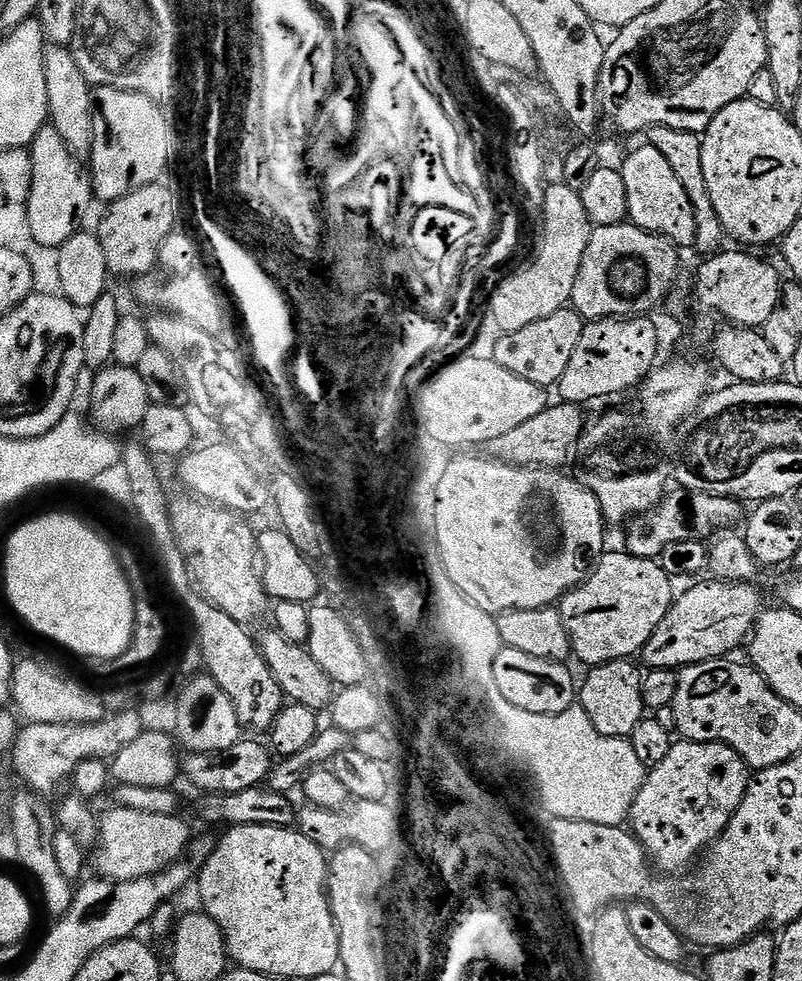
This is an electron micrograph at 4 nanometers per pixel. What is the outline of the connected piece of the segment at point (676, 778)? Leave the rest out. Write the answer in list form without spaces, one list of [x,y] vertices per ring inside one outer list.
[[[673,743],[670,754],[666,754],[658,767],[651,769],[644,777],[642,790],[638,790],[636,801],[632,804],[631,831],[648,853],[648,859],[653,865],[661,873],[672,874],[668,872],[676,872],[679,868],[686,867],[696,855],[699,857],[705,849],[716,843],[716,839],[724,833],[730,818],[738,810],[748,789],[749,779],[748,765],[730,746],[722,743]]]

